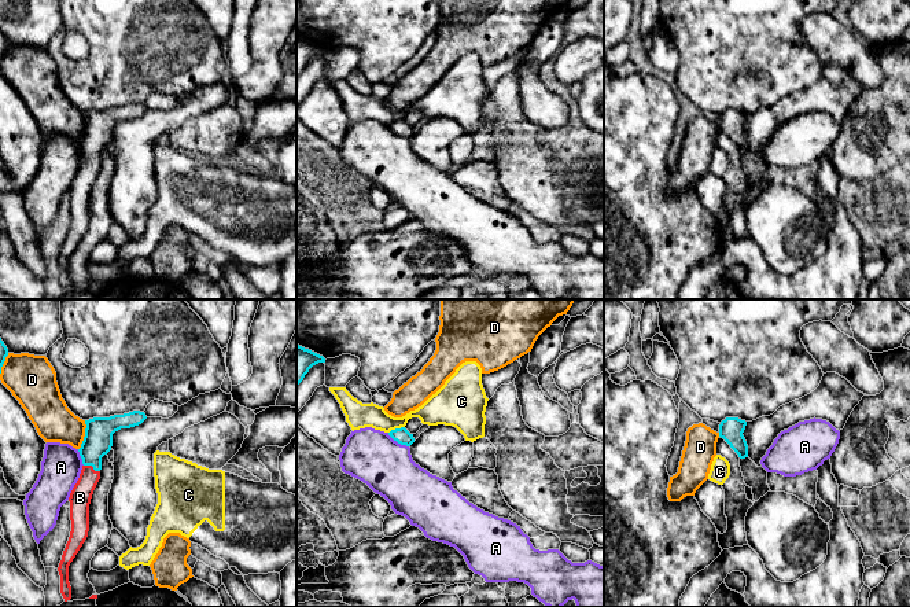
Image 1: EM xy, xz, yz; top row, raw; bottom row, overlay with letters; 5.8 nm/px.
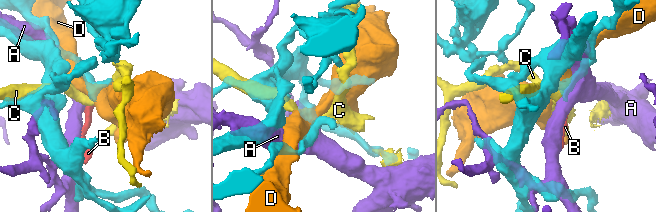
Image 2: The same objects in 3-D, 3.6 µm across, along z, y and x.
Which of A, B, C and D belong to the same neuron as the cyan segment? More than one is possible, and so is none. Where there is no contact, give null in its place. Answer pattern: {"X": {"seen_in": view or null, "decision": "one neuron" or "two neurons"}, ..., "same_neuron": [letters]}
{"A": {"seen_in": "xz", "decision": "two neurons"}, "B": {"seen_in": "xy", "decision": "one neuron"}, "C": {"seen_in": "xz", "decision": "two neurons"}, "D": {"seen_in": "xy", "decision": "two neurons"}, "same_neuron": ["B"]}

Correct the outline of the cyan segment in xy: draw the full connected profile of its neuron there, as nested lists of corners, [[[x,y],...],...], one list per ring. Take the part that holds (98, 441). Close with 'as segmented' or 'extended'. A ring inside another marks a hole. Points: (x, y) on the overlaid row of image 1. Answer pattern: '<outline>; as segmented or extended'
[[[133,411],[124,415],[85,420],[85,437],[78,449],[84,466],[69,497],[71,531],[58,567],[60,593],[65,602],[71,599],[69,566],[88,537],[89,504],[100,479],[102,457],[111,450],[113,434],[115,431],[139,426],[145,419],[144,412]]]; extended

